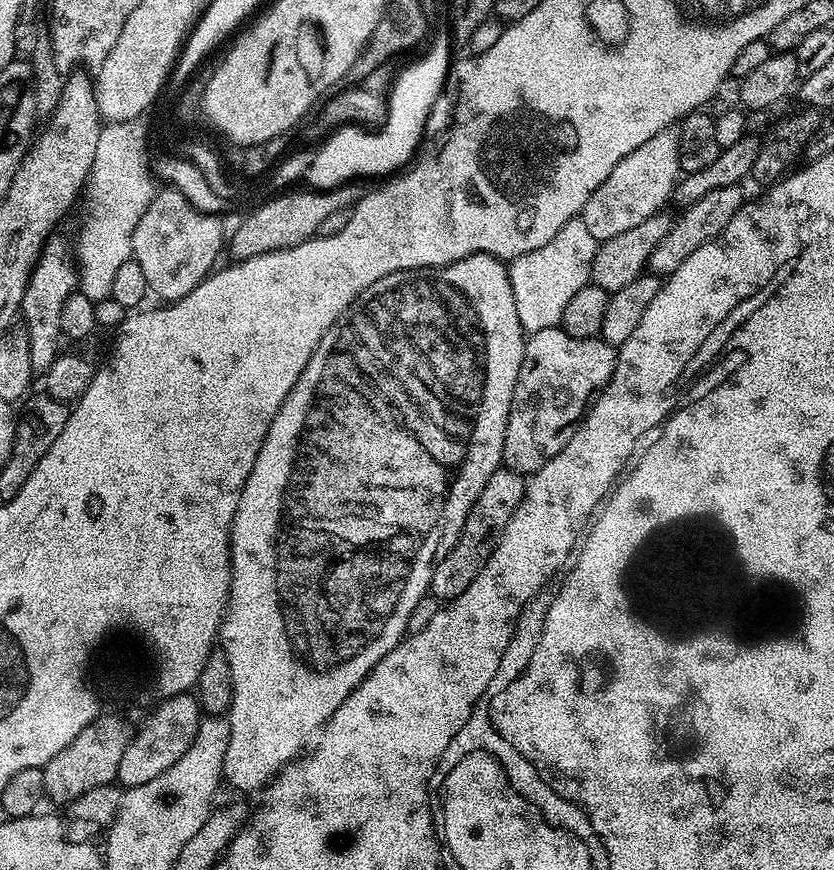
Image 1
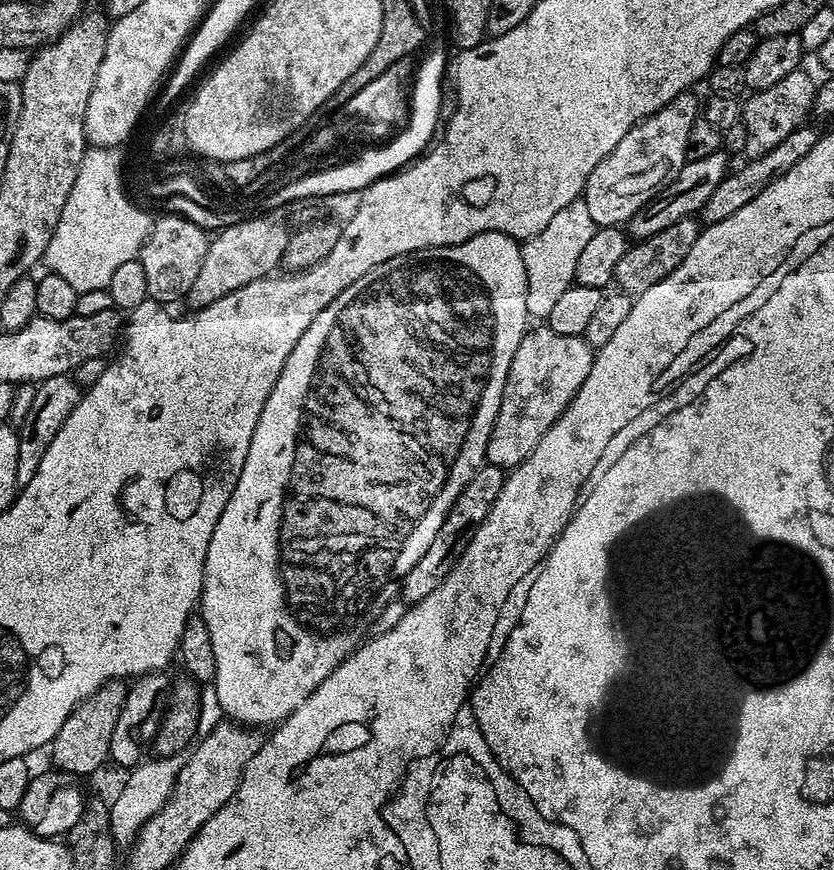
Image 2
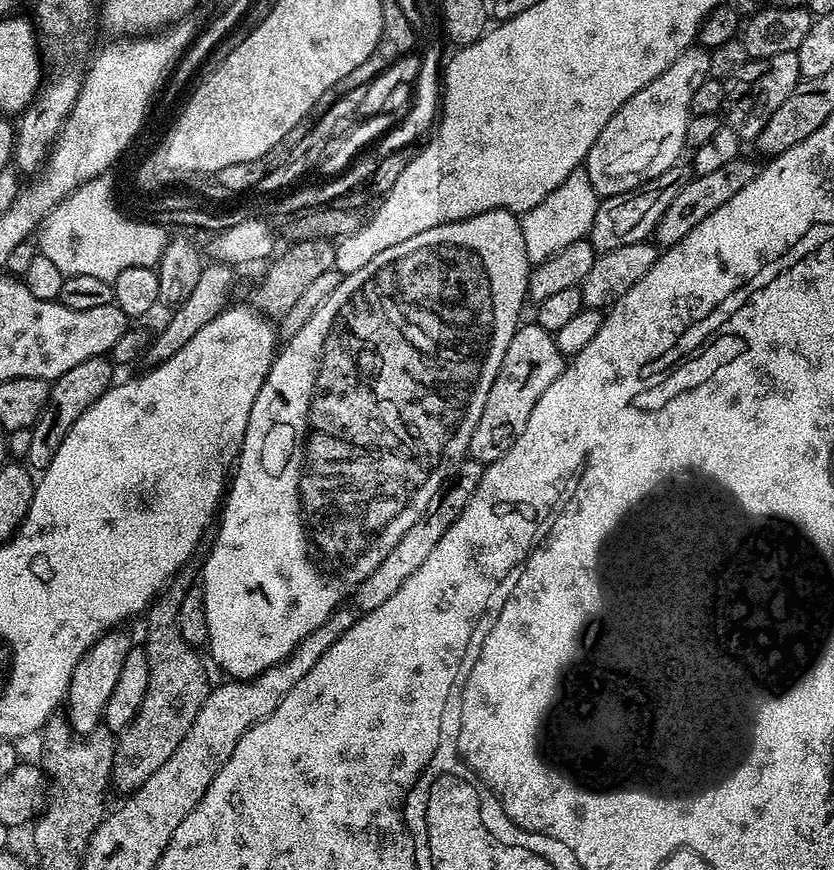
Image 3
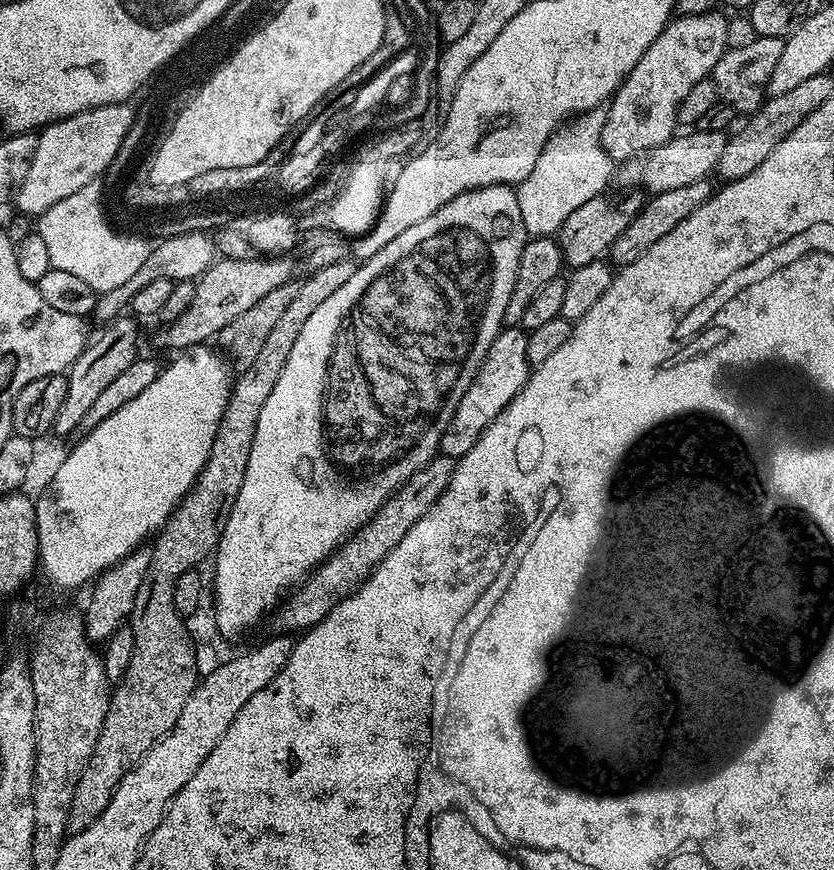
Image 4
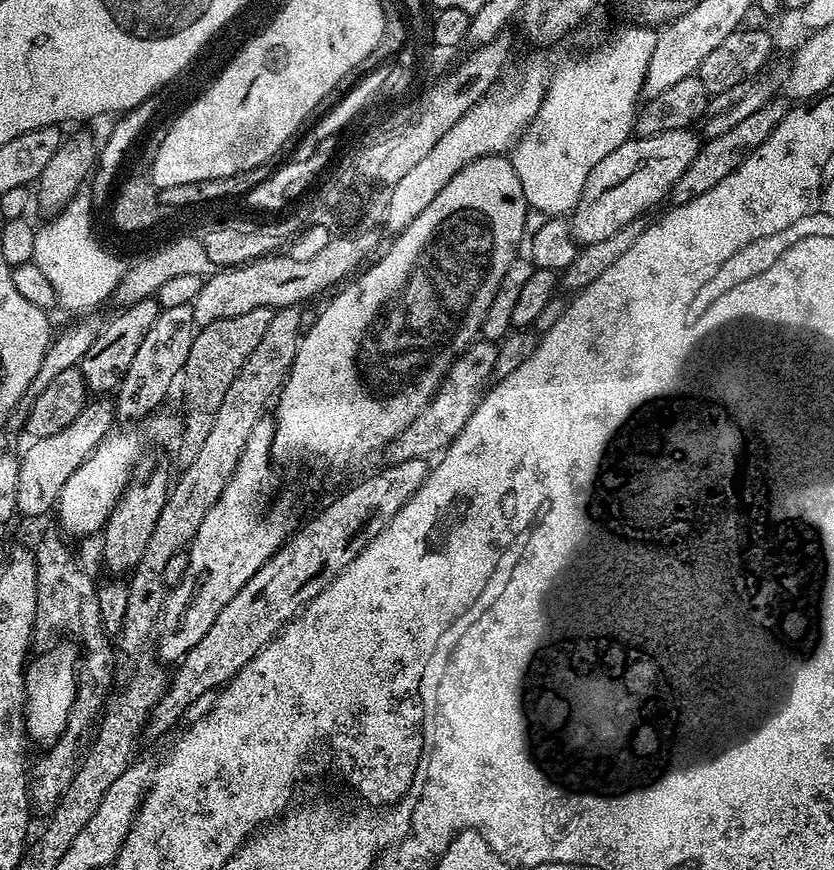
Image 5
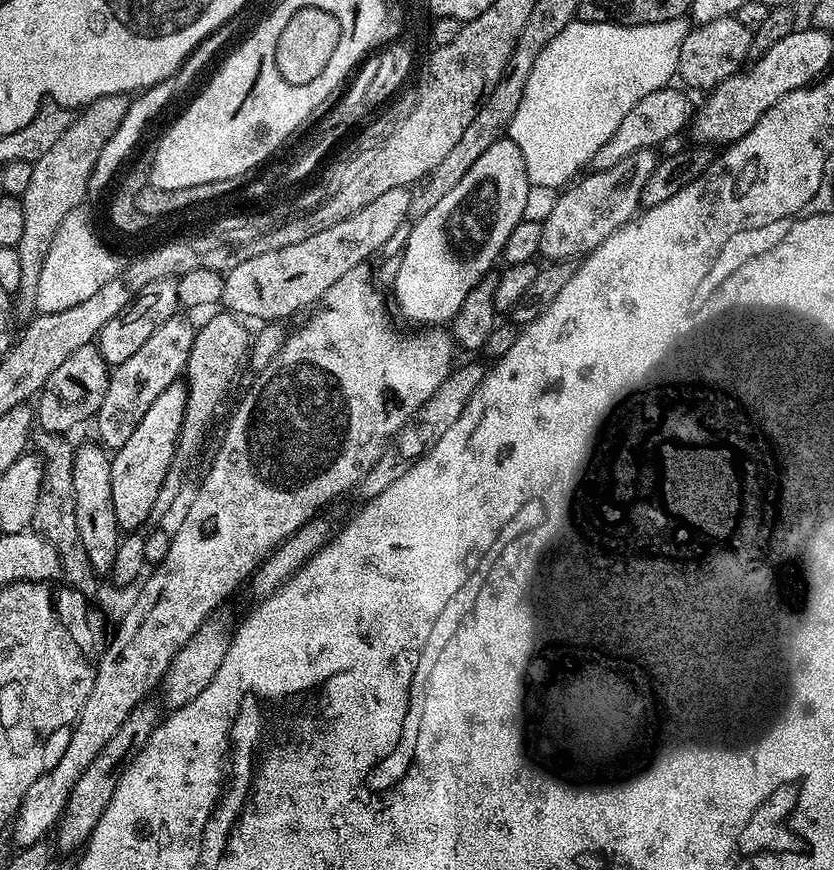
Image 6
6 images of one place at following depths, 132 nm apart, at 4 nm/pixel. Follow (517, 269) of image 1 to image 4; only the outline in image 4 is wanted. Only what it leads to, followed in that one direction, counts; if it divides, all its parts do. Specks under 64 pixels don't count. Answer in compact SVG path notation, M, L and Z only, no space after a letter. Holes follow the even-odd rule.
M603 111L586 112L557 130L546 142L542 154L538 156L538 162L534 162L534 170L530 170L528 177L518 185L516 194L518 210L522 210L522 222L529 237L555 237L562 222L566 222L566 218L570 218L578 206L601 195L608 179L613 179L614 162L600 141L603 125Z

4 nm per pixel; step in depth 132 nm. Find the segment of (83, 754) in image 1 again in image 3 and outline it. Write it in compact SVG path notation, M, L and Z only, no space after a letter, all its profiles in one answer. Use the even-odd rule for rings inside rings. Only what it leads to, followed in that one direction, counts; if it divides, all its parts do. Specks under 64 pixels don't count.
M124 630L106 632L102 638L98 638L98 642L94 642L94 646L90 646L90 650L86 650L78 666L74 668L66 697L66 719L77 736L83 738L101 727L106 704L114 694L114 686L118 686L122 666L126 666L126 658L133 646L134 640Z

